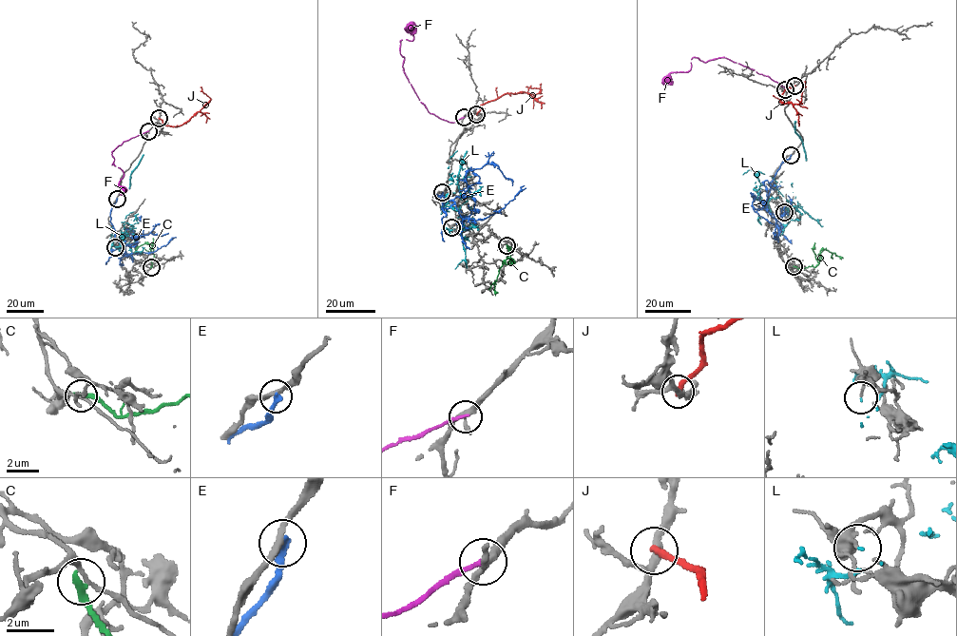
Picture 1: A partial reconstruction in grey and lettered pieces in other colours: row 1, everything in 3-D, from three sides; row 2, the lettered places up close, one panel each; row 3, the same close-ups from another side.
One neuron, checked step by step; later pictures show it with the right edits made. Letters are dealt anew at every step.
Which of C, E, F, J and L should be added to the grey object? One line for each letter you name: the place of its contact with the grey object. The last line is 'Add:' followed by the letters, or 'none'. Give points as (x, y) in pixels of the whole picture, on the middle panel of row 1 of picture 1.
Add: none

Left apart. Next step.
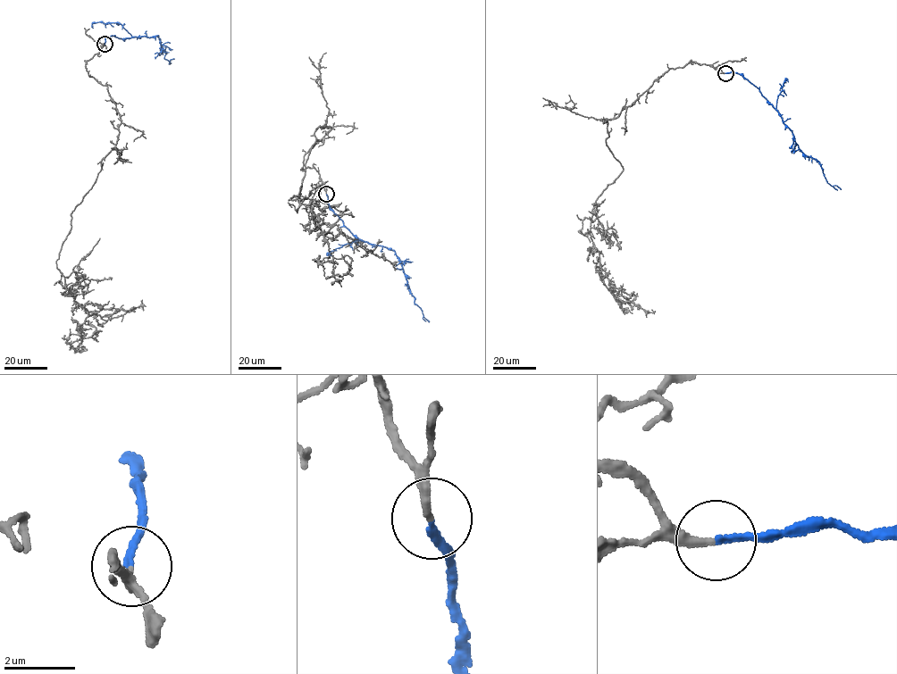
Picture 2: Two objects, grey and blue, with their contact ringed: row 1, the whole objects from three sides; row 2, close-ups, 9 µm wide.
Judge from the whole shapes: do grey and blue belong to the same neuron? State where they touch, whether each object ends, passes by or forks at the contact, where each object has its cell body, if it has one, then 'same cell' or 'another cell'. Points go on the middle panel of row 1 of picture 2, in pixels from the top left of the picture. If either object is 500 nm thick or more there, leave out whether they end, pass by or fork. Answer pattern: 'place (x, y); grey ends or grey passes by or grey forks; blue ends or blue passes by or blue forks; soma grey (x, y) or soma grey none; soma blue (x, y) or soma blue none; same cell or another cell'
place (326, 194); grey ends; blue ends; soma grey none; soma blue none; same cell

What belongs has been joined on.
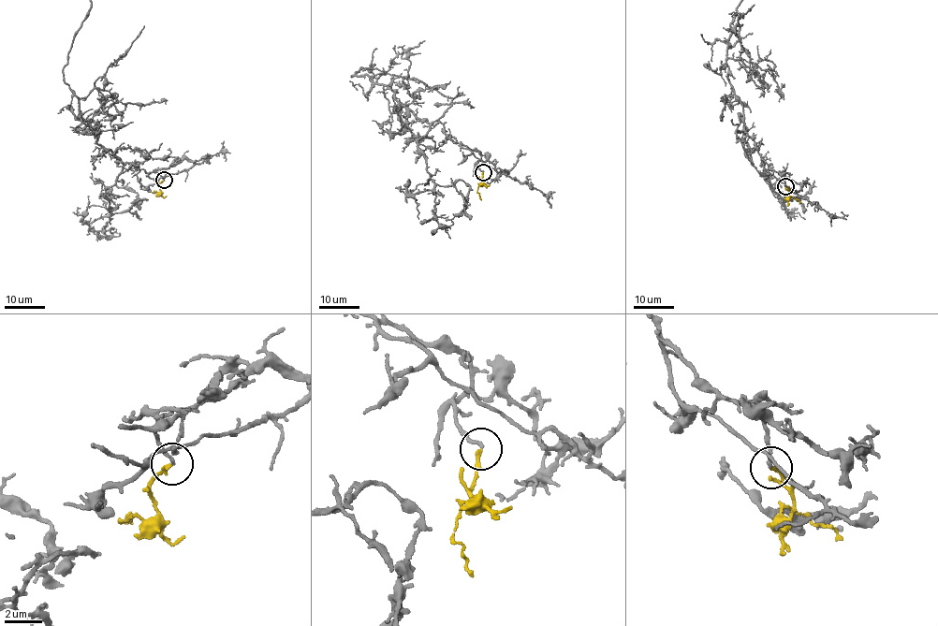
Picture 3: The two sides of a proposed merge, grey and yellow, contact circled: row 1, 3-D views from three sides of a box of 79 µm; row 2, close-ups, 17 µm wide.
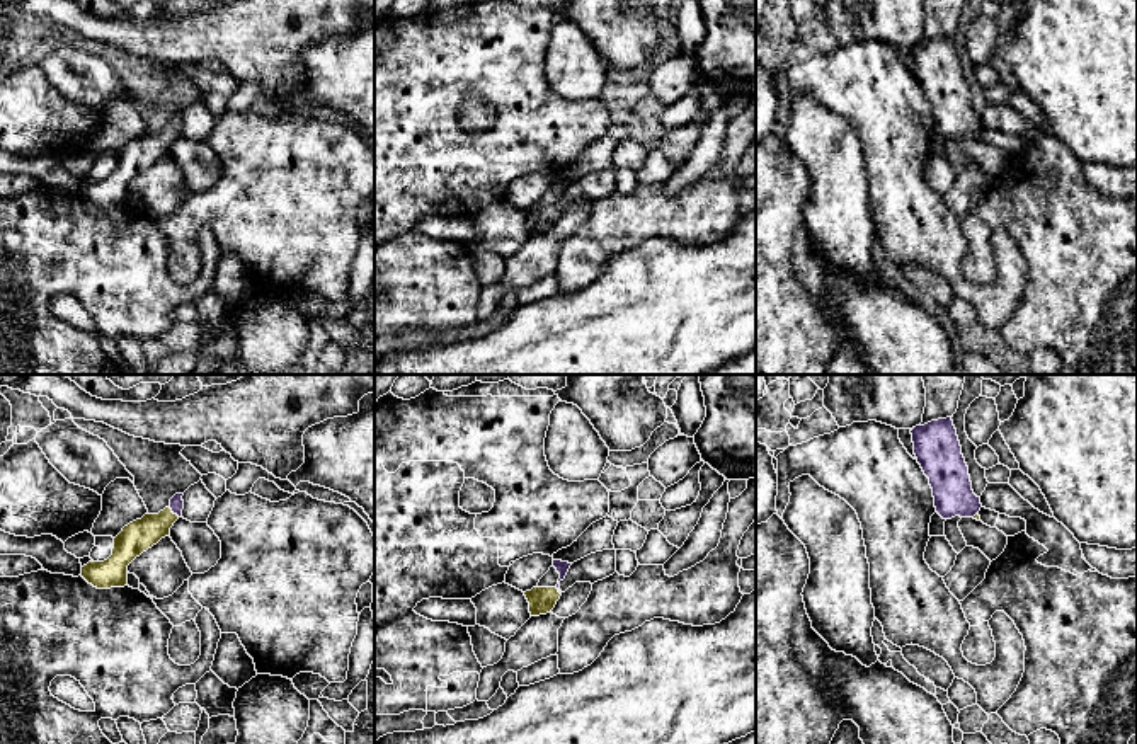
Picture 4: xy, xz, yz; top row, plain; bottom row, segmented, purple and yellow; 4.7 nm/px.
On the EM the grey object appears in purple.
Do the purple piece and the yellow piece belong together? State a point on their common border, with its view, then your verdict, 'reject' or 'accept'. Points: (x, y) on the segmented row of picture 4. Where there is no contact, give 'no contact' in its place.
contact xy (174, 513); accept

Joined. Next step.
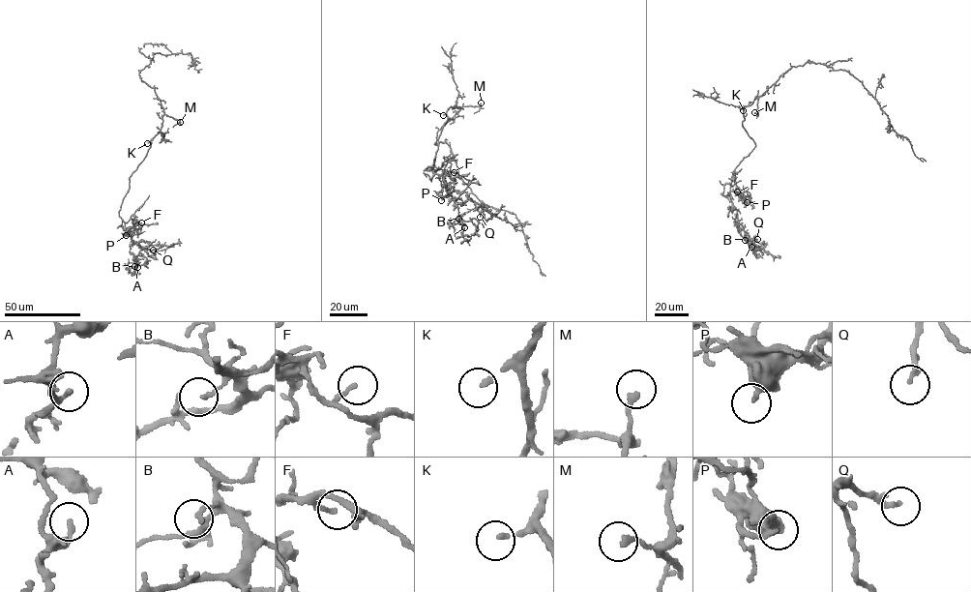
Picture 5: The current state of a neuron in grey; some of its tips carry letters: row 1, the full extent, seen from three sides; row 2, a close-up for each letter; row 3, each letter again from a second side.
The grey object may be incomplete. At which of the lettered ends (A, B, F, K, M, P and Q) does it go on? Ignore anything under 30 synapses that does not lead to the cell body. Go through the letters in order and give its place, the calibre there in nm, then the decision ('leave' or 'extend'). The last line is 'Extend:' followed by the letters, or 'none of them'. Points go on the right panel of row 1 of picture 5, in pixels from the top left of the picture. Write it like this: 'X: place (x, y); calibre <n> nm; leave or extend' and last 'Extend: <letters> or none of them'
A: place (751, 247); calibre 180 nm; leave
B: place (745, 240); calibre 150 nm; leave
F: place (737, 192); calibre 150 nm; leave
K: place (743, 110); calibre 150 nm; extend
M: place (754, 112); calibre 160 nm; leave
P: place (747, 202); calibre 360 nm; leave
Q: place (757, 239); calibre 190 nm; extend
Extend: K, Q

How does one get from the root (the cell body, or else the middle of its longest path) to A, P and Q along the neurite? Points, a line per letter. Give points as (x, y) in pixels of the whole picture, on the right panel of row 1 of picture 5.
A: (751, 104), (743, 107), (742, 124), (755, 146), (734, 169), (730, 192), (737, 210), (737, 228), (751, 247)
P: (751, 104), (743, 107), (742, 124), (755, 146), (734, 169), (730, 187), (730, 191), (747, 202)
Q: (751, 104), (743, 107), (742, 124), (755, 146), (734, 169), (730, 192), (738, 222), (748, 237), (757, 239)

